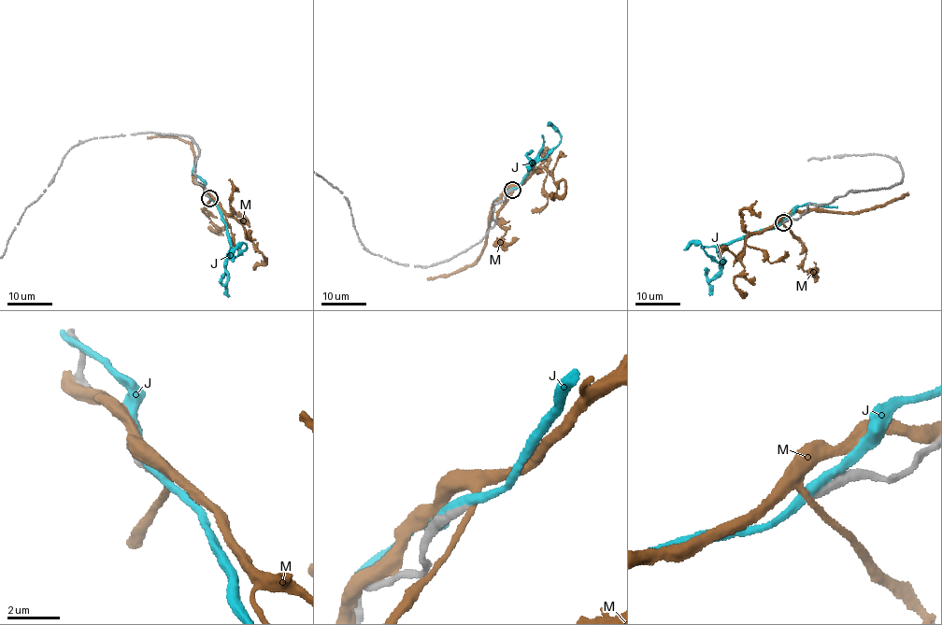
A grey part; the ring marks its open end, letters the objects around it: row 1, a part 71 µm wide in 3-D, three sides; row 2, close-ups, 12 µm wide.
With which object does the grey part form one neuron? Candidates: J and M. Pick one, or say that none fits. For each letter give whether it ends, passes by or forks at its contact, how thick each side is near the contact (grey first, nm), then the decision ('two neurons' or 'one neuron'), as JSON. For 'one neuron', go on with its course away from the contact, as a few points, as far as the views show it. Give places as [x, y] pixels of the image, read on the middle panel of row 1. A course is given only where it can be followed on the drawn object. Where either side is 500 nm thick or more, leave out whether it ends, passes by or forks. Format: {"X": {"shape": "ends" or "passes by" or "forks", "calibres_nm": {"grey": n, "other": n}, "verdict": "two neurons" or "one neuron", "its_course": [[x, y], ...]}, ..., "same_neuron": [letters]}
{"J": {"shape": "passes by", "calibres_nm": {"grey": 420, "other": 340}, "verdict": "two neurons"}, "M": {"shape": "passes by", "calibres_nm": {"grey": 260, "other": 220}, "verdict": "two neurons"}, "same_neuron": []}

